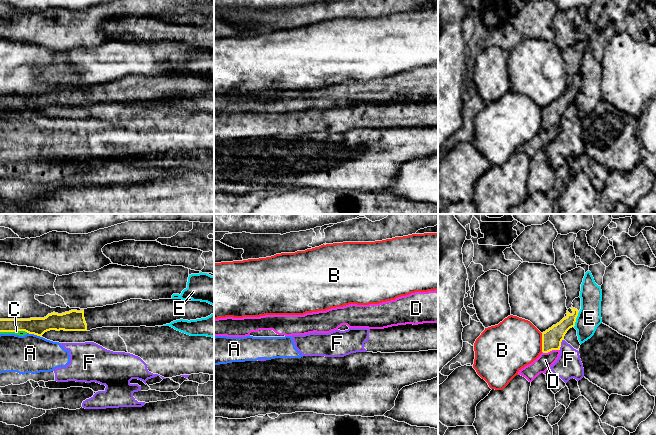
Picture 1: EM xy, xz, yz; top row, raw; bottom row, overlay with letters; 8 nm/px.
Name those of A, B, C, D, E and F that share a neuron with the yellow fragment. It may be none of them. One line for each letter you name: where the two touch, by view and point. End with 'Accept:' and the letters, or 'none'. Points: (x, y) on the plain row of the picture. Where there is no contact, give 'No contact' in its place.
C: Touches yellow at xy (14, 107)
Accept: C

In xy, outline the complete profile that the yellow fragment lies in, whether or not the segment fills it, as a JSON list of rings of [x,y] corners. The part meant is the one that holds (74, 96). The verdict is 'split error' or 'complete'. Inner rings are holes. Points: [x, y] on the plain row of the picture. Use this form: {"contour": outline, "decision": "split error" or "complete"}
{"contour": [[[130,75],[122,79],[103,83],[87,84],[80,87],[71,86],[62,90],[51,89],[44,94],[0,95],[0,110],[24,112],[27,109],[42,113],[50,106],[90,107],[102,103],[155,103],[170,100],[176,96],[196,96],[206,94],[214,89],[214,82],[201,77],[182,75],[142,76]]], "decision": "split error"}

